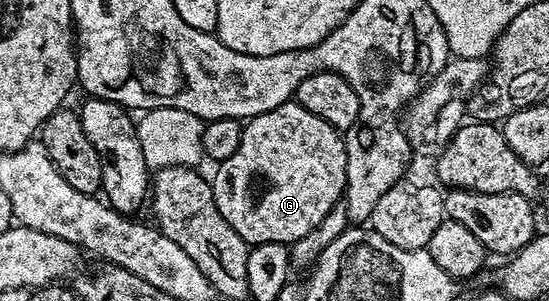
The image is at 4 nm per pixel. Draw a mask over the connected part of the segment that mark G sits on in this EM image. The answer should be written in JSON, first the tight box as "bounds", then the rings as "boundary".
{"bounds":[212,99,348,246],"boundary":[[[291,99],[264,115],[256,115],[245,122],[240,147],[236,155],[217,166],[212,176],[214,202],[220,207],[220,215],[251,246],[291,243],[306,237],[330,212],[334,204],[343,200],[346,191],[346,170],[348,168],[348,145],[343,134],[324,119],[304,111],[297,101]]]}

